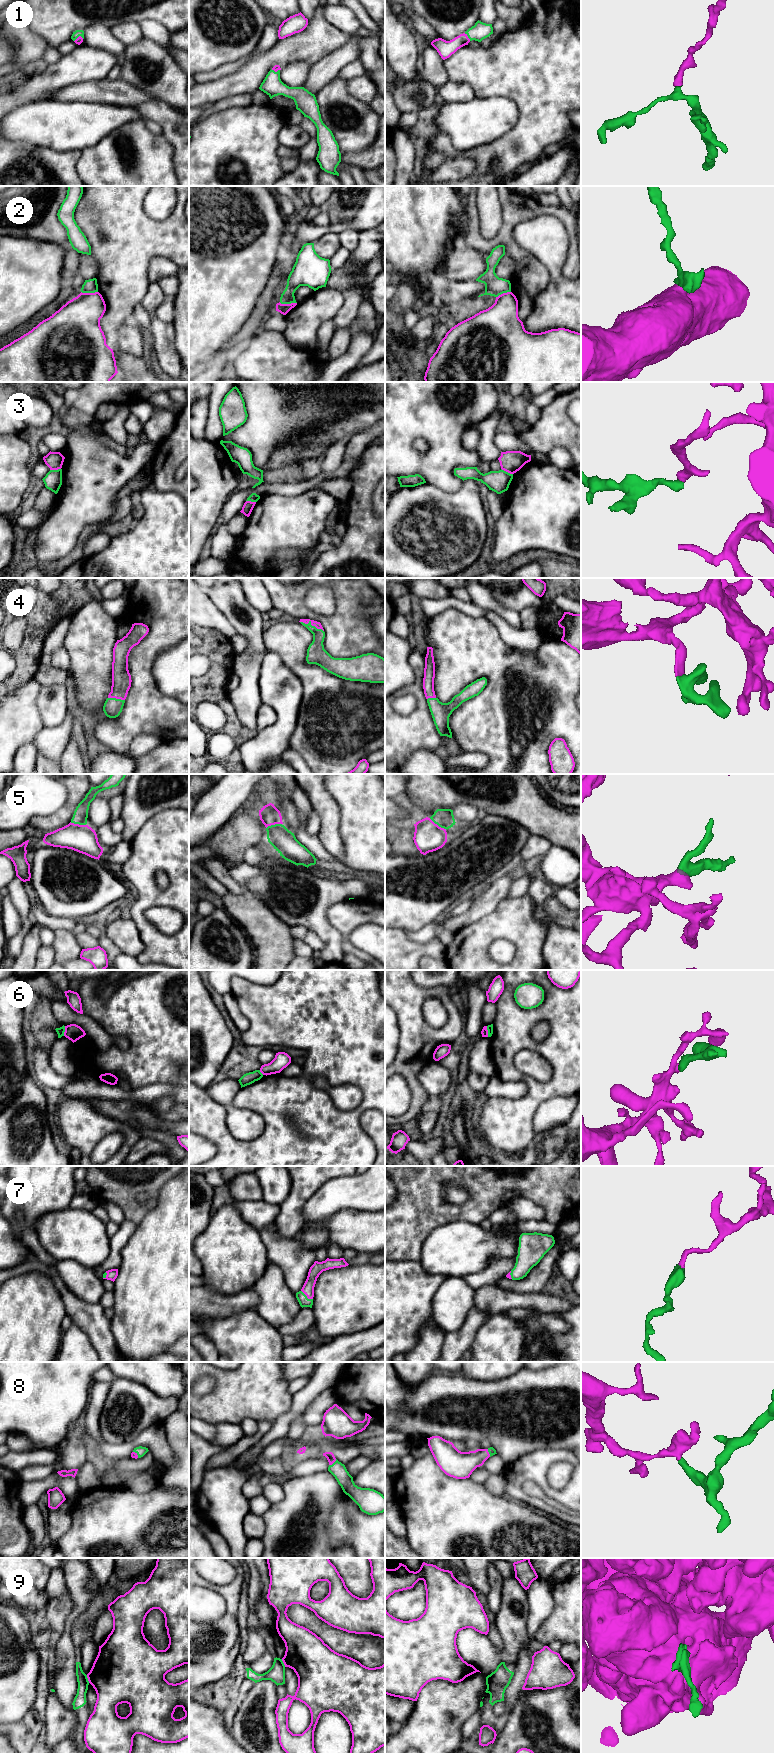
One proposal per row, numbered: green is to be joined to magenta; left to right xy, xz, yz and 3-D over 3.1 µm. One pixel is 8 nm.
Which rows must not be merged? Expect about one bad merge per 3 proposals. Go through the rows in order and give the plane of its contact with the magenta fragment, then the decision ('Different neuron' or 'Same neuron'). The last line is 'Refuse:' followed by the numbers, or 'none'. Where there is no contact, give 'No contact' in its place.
1: Touches magenta in yz. Same neuron
2: Touches magenta in xz. Same neuron
3: Touches magenta in yz. Different neuron
4: Touches magenta in xz. Same neuron
5: Touches magenta in yz. Same neuron
6: Touches magenta in yz. Different neuron
7: Touches magenta in xz. Same neuron
8: Touches magenta in xz. Same neuron
9: Touches magenta in xy. Same neuron
Refuse: 3, 6

